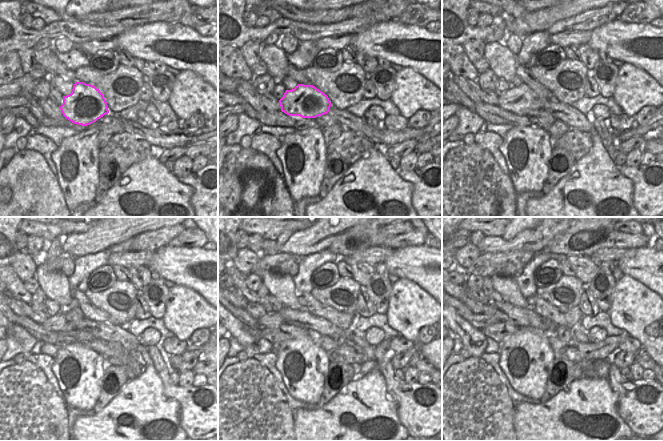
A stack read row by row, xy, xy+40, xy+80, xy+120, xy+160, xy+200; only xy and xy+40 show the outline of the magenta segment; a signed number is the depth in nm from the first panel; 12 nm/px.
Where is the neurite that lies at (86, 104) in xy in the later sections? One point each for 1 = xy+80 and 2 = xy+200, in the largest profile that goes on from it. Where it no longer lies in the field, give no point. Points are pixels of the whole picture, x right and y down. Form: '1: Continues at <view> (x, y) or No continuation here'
1: Continues at xy+80 (520, 100)
2: Continues at xy+200 (480, 321).

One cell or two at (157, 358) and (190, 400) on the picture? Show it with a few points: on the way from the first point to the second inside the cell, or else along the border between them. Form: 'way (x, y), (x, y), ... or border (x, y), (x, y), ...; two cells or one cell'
way (164, 370), (166, 383), (178, 393); one cell

